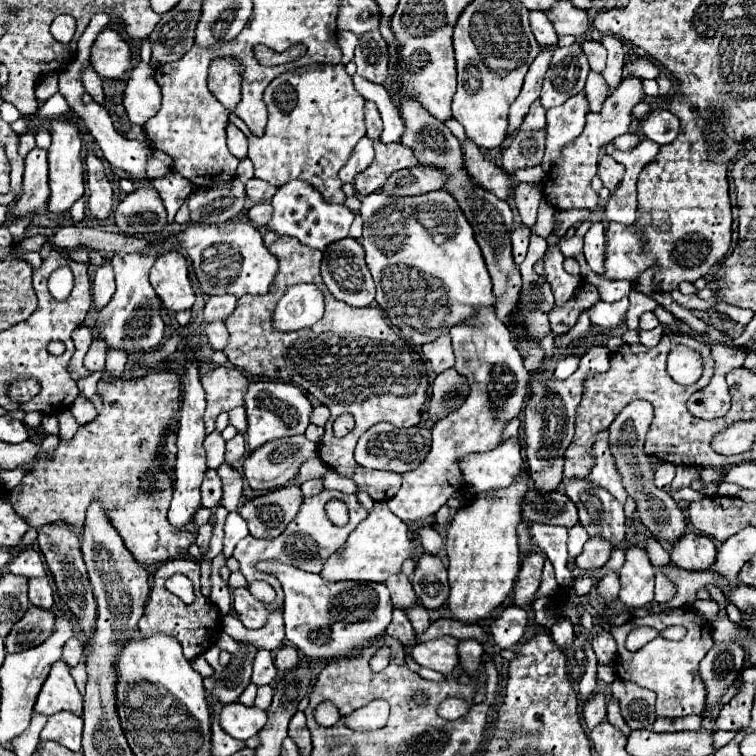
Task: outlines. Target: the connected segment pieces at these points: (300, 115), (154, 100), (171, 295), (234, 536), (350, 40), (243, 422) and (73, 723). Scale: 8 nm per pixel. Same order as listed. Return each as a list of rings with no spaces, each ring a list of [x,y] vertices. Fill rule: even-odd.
[[[214,59],[209,67],[208,88],[230,110],[229,123],[235,123],[249,139],[249,159],[255,165],[257,179],[269,181],[275,187],[281,187],[289,179],[303,179],[315,185],[329,203],[345,203],[343,183],[337,173],[347,163],[355,143],[365,135],[365,99],[355,91],[343,63],[307,65],[275,77],[263,93],[269,111],[263,137],[255,137],[234,113],[241,100],[239,61]]]
[[[139,63],[127,81],[123,105],[127,117],[135,125],[147,123],[151,115],[155,115],[161,107],[161,91],[153,79],[153,69],[145,63]]]
[[[169,251],[161,255],[151,267],[149,281],[157,291],[157,295],[161,297],[165,309],[183,311],[193,307],[195,293],[189,281],[187,259],[181,253]]]
[[[231,511],[231,513],[227,515],[227,521],[225,521],[225,527],[223,527],[223,529],[225,529],[223,555],[225,555],[225,557],[231,557],[235,545],[237,545],[243,537],[249,535],[249,531],[247,531],[247,523],[243,521],[243,517],[241,517],[239,513]]]
[[[339,31],[337,41],[339,41],[339,47],[343,51],[343,61],[351,61],[355,45],[357,45],[357,35],[353,31]]]
[[[235,407],[229,411],[229,423],[239,431],[245,433],[247,431],[247,417],[245,417],[245,407]]]
[[[61,711],[49,717],[45,729],[41,731],[41,739],[57,741],[71,751],[81,751],[81,733],[83,733],[83,717],[71,711]]]

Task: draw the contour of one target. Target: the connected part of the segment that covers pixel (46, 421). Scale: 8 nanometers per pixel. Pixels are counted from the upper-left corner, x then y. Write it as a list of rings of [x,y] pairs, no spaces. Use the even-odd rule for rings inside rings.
[[[55,415],[44,416],[41,424],[41,433],[37,435],[36,441],[41,441],[45,435],[59,433],[59,421]]]

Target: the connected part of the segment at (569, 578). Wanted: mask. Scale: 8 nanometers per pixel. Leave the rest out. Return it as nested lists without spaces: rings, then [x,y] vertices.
[[[533,525],[531,535],[539,549],[551,559],[557,575],[557,583],[561,587],[571,587],[573,585],[573,575],[567,567],[567,529],[565,527],[555,527],[555,525]]]

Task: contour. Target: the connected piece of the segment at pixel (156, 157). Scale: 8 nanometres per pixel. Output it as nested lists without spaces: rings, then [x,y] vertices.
[[[151,151],[149,155],[149,163],[147,163],[147,175],[149,177],[163,177],[171,171],[171,157],[169,155],[163,155],[163,151]]]

